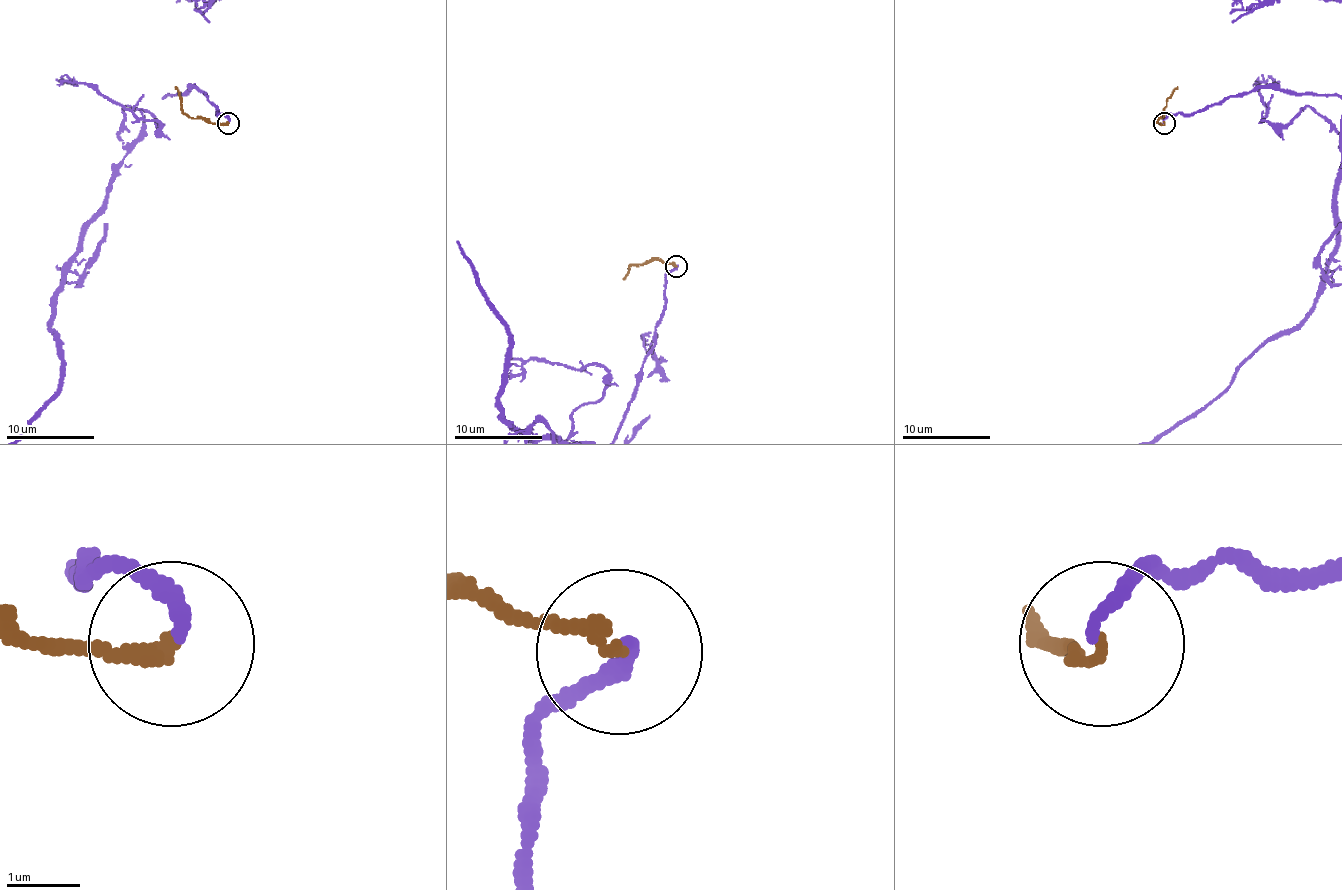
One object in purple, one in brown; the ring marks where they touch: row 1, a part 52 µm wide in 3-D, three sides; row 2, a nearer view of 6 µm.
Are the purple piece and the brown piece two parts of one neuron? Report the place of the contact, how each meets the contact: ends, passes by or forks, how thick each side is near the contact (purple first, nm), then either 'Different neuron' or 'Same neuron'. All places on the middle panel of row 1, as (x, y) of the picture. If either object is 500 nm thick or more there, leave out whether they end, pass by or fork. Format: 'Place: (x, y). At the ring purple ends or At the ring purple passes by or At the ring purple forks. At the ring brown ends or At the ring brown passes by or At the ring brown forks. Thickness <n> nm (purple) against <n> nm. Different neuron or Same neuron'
Place: (676, 266). At the ring purple ends. At the ring brown ends. Thickness 180 nm (purple) against 190 nm. Same neuron

